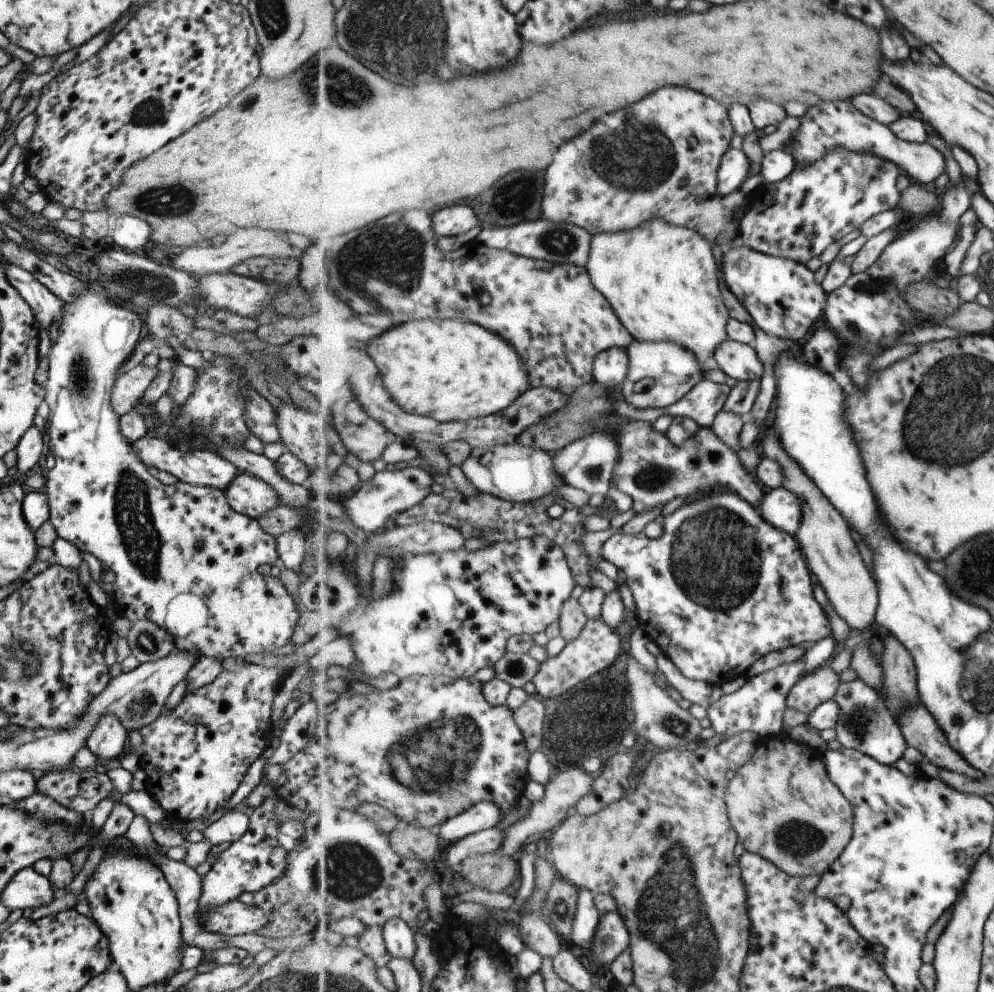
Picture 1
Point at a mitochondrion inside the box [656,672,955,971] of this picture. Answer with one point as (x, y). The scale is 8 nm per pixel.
(795, 839)

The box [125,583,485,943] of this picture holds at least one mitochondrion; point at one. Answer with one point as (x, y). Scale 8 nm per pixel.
(351, 871)

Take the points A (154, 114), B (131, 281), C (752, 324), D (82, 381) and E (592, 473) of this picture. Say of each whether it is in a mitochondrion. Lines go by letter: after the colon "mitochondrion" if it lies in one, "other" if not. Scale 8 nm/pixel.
A: mitochondrion
B: mitochondrion
C: other
D: mitochondrion
E: mitochondrion

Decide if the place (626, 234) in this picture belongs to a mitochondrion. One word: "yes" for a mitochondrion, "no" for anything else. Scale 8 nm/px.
no

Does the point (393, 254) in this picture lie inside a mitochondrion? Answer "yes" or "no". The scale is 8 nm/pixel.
yes

